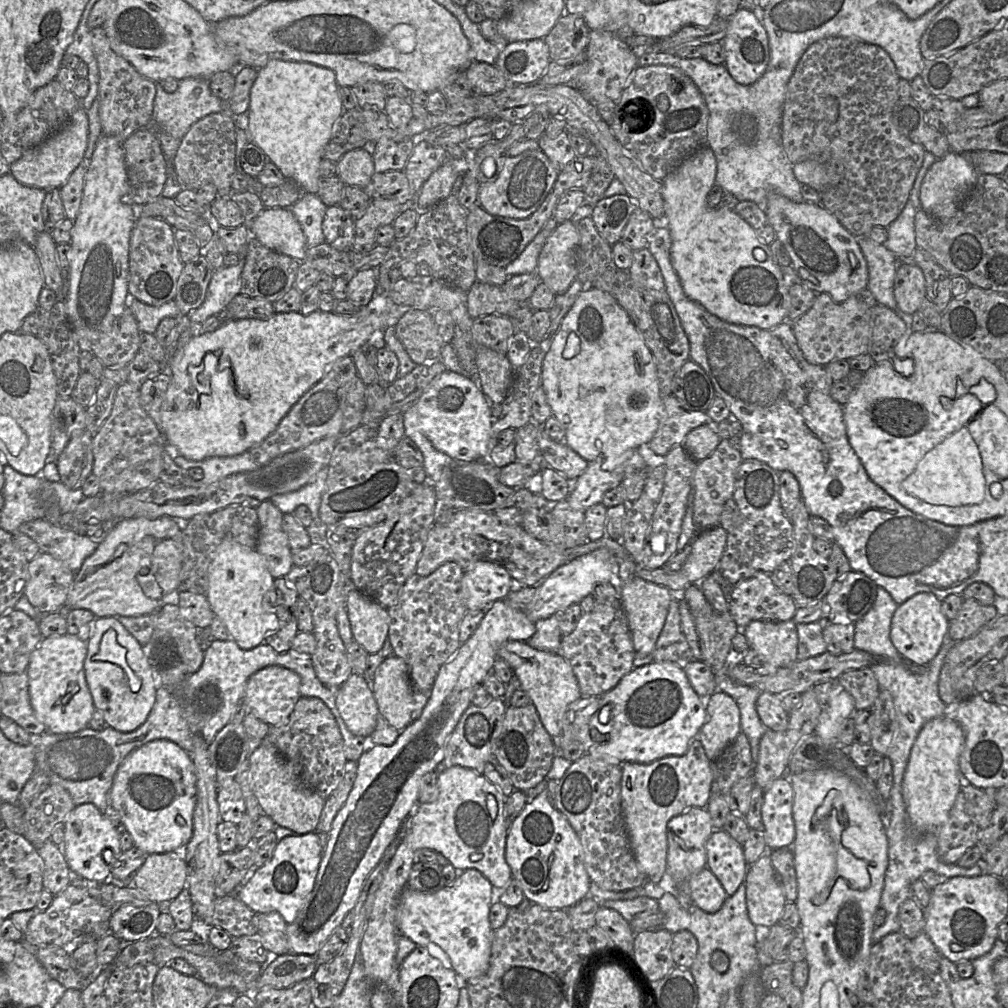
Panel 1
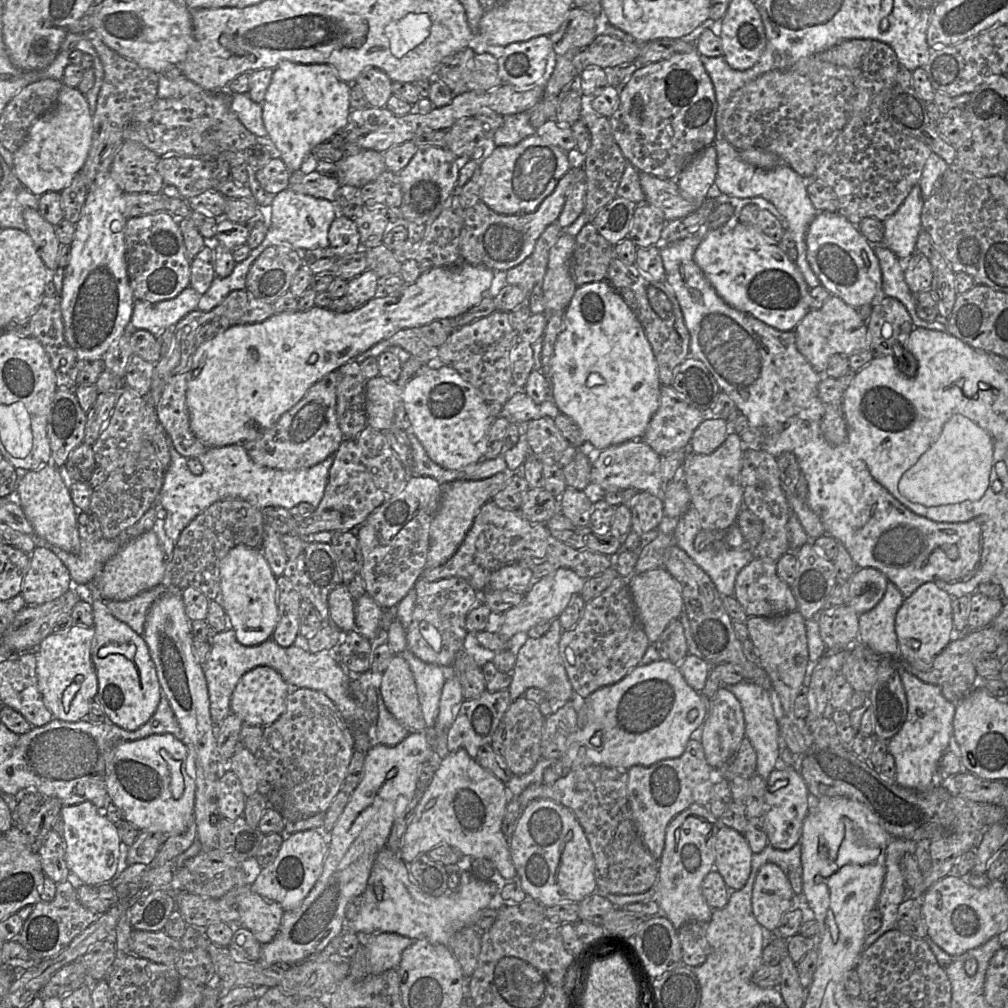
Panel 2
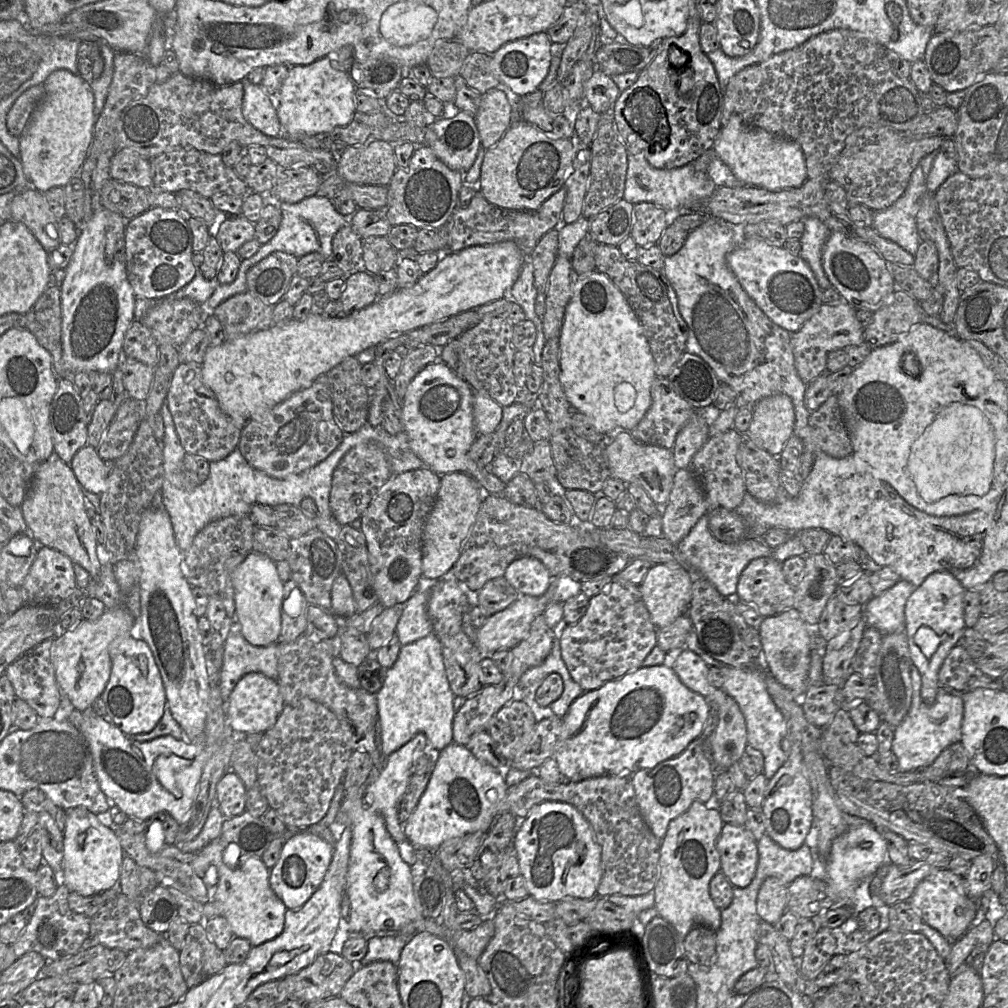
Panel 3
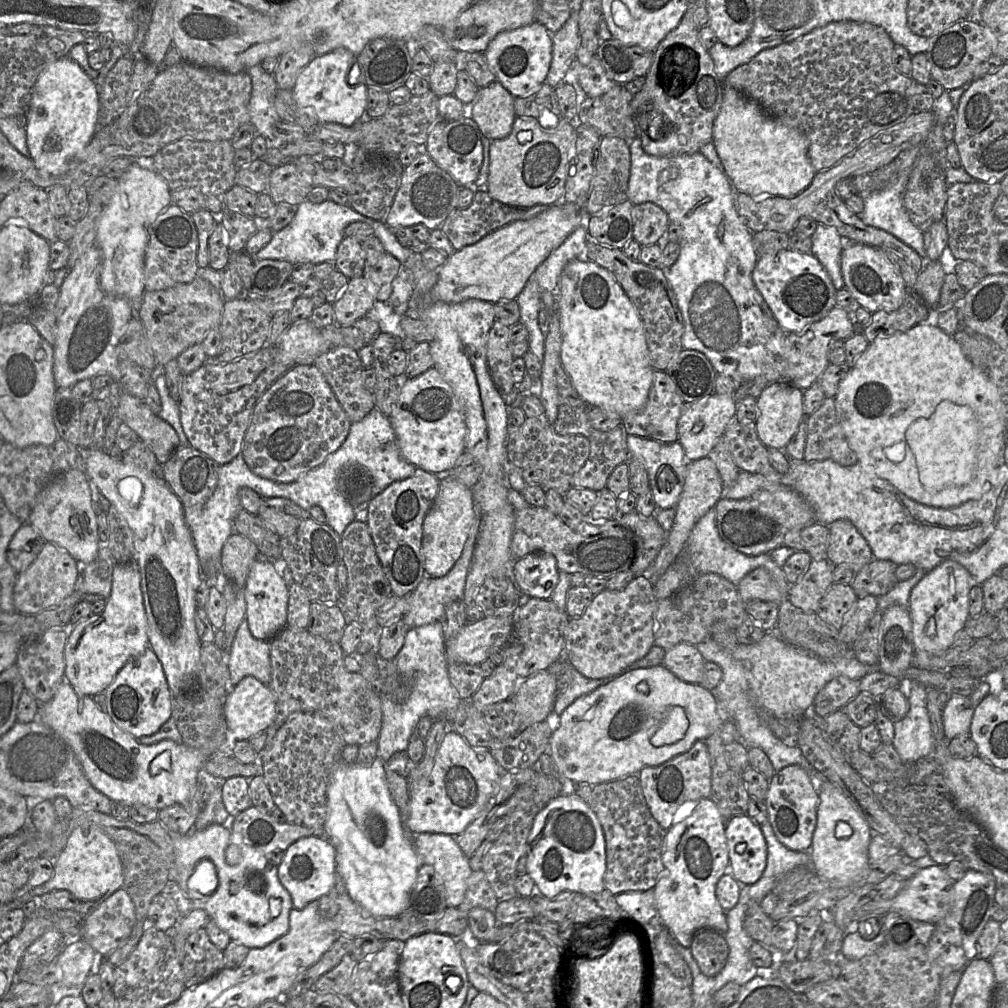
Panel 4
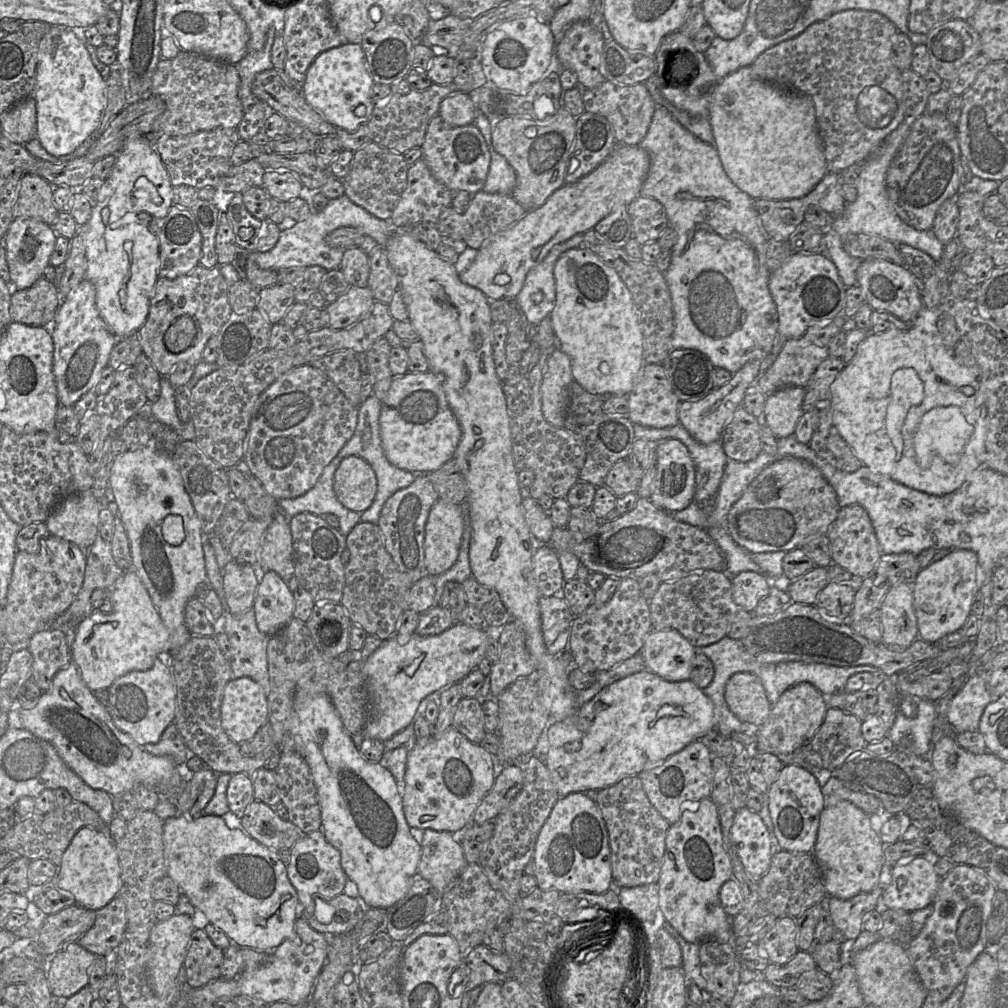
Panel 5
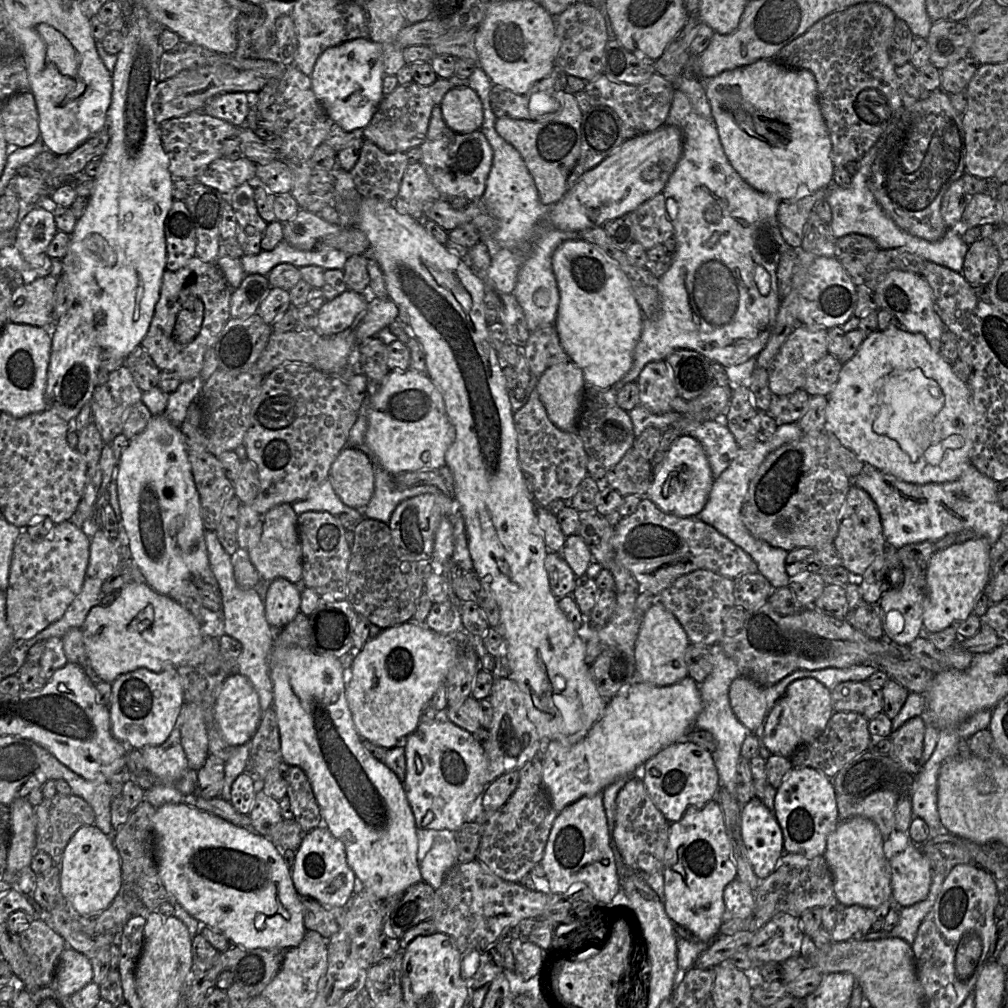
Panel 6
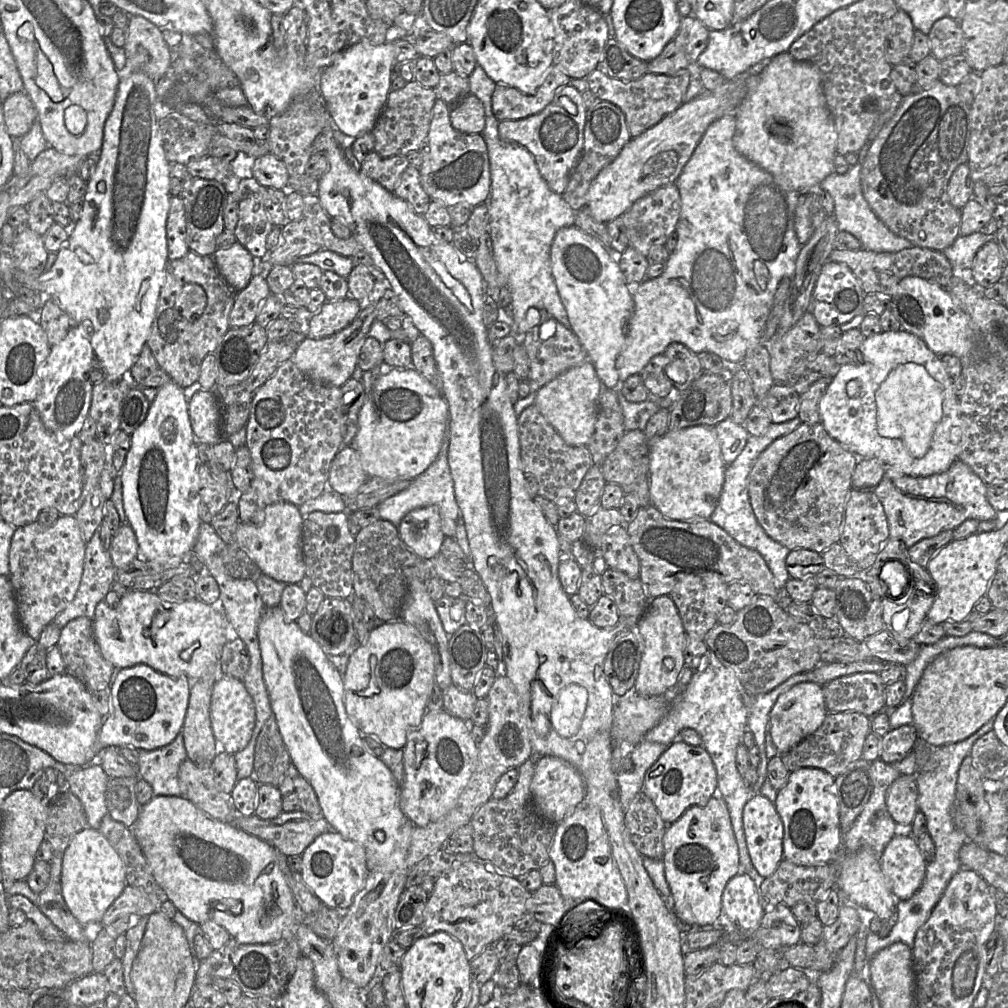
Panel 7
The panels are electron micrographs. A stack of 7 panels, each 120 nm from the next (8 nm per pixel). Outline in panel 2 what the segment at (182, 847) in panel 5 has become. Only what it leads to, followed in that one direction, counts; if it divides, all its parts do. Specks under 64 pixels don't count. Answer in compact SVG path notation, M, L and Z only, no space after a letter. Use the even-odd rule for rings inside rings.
M250 886L237 887L237 891L240 925L250 930L262 945L271 942L285 911L277 902L253 892Z

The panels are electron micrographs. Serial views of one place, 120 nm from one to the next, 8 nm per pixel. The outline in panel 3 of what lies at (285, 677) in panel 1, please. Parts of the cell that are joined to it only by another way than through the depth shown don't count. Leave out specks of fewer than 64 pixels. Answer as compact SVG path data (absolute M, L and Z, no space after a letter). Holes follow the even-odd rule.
M259 672L245 674L234 687L226 703L227 723L237 735L262 733L274 726L284 708L277 680Z

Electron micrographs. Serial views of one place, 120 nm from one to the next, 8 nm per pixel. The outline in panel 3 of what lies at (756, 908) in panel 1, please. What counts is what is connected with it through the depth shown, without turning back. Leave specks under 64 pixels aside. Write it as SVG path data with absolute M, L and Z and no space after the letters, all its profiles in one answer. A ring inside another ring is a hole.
M768 877L762 883L757 898L757 913L774 925L788 909L788 885L776 877Z

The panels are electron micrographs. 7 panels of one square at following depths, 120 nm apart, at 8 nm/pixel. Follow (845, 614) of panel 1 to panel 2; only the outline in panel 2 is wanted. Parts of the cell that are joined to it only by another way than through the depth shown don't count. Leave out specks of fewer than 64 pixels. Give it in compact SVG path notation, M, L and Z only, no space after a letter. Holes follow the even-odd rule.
M858 568L847 580L848 595L846 605L862 614L875 607L882 599L888 578L875 568Z

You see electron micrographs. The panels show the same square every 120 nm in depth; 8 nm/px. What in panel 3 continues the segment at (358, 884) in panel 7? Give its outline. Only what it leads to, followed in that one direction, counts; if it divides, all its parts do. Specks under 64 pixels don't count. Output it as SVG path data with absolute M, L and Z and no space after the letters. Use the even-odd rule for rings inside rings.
M300 831L282 846L278 862L270 869L269 883L287 909L302 907L321 885L333 856L333 845L319 834Z

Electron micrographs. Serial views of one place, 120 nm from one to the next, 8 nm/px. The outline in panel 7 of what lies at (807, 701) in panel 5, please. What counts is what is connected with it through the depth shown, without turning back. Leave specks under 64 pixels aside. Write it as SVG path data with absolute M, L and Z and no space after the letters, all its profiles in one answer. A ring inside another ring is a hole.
M799 682L782 693L771 709L768 721L768 732L779 754L788 752L812 734L822 724L827 714L823 686L815 682Z

